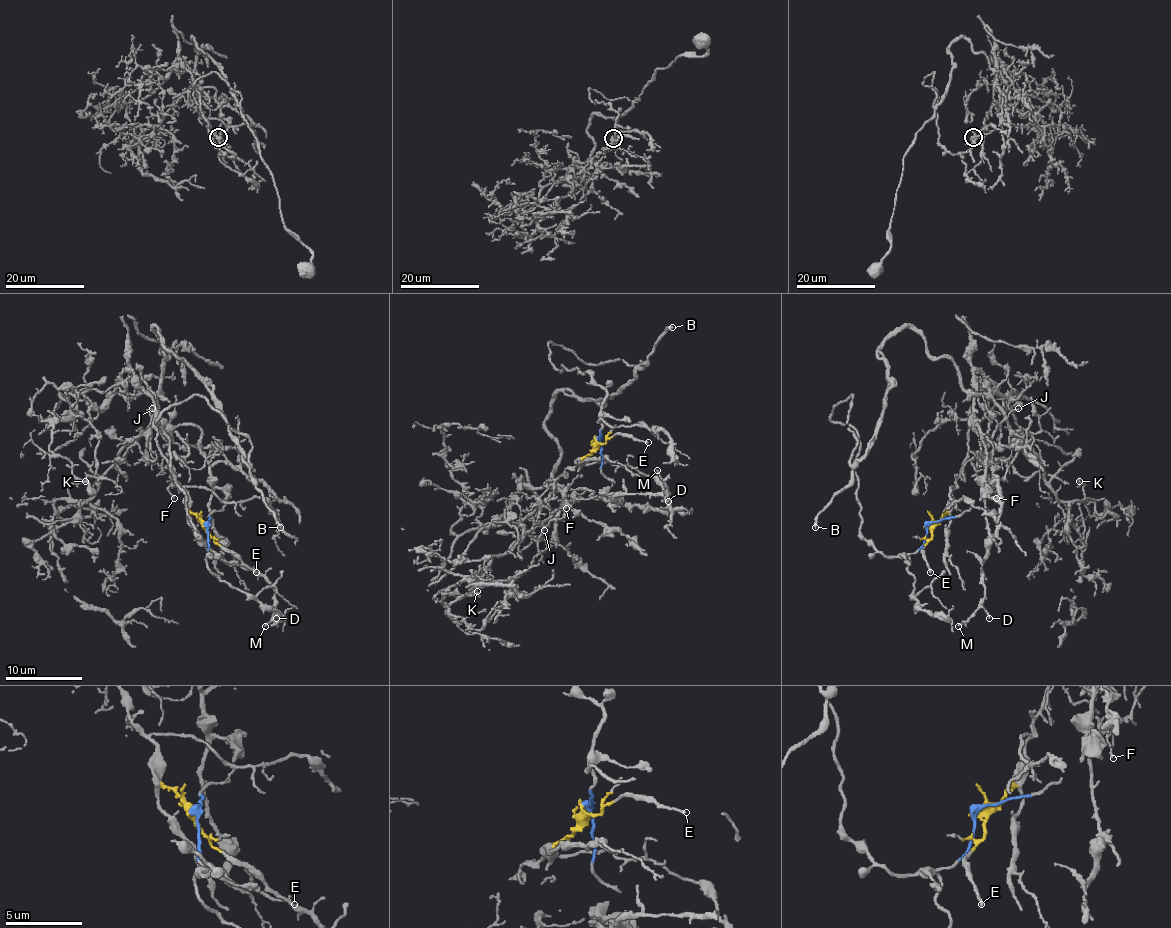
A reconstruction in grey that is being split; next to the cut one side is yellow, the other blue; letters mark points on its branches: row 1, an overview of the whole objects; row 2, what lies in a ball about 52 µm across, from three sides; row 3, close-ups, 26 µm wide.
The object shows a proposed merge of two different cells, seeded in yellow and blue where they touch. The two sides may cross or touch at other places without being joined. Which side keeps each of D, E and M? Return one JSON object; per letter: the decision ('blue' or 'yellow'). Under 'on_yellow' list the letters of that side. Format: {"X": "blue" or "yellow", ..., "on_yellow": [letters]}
{"D": "yellow", "E": "yellow", "M": "yellow", "on_yellow": ["D", "E", "M"]}

